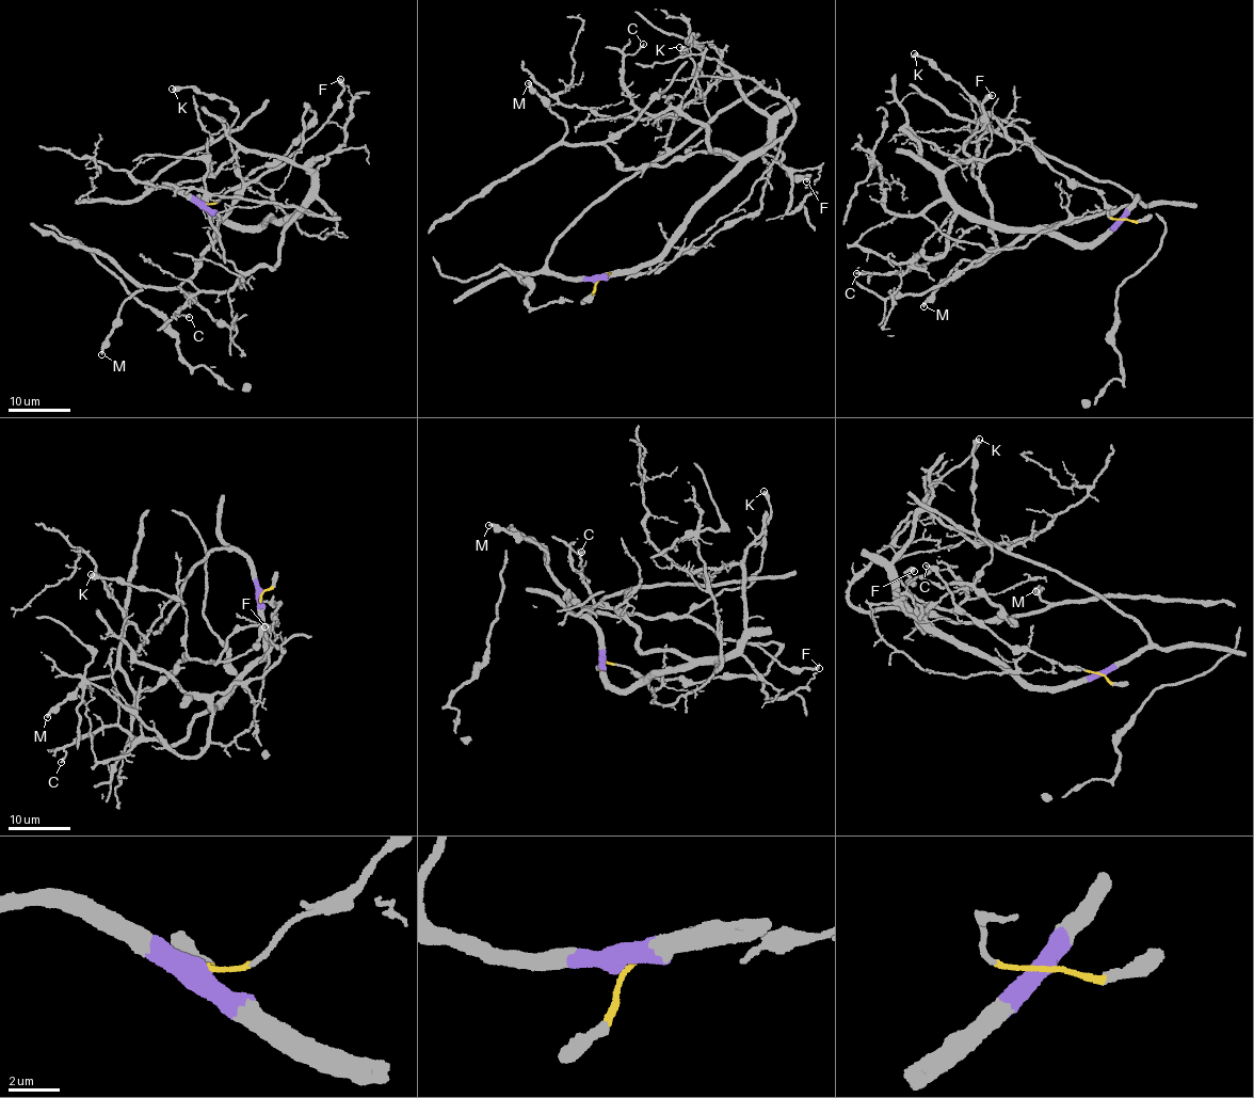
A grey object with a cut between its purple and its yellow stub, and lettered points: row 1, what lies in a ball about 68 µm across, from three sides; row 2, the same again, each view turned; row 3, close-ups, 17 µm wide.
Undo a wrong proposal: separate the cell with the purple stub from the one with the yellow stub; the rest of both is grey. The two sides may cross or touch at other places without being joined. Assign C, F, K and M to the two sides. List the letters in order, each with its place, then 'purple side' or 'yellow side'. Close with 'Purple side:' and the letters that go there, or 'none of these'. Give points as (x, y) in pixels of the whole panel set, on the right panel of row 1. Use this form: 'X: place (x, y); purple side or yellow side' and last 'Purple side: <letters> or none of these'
C: place (856, 273); purple side
F: place (992, 95); yellow side
K: place (914, 53); yellow side
M: place (923, 306); yellow side
Purple side: C

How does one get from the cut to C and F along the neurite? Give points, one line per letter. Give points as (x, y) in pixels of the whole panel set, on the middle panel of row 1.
C: (597, 280), (648, 265), (739, 162), (711, 152), (705, 127), (674, 109), (632, 102), (623, 58), (643, 44)
F: (597, 280), (616, 271), (658, 270), (751, 216), (761, 202), (767, 154), (794, 177), (809, 175), (807, 180)

